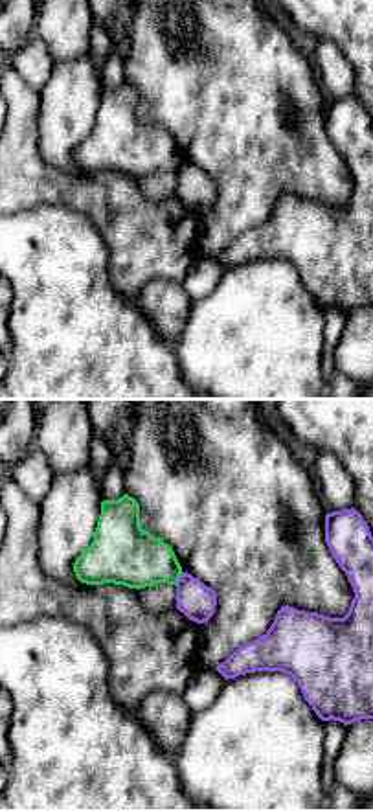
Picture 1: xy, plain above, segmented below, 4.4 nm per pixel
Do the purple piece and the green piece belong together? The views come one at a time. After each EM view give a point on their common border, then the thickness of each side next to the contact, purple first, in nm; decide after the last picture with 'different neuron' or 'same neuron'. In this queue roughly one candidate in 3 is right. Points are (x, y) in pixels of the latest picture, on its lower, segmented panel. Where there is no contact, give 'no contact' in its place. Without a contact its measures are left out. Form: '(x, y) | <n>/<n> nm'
(179, 580) | 160/260 nm

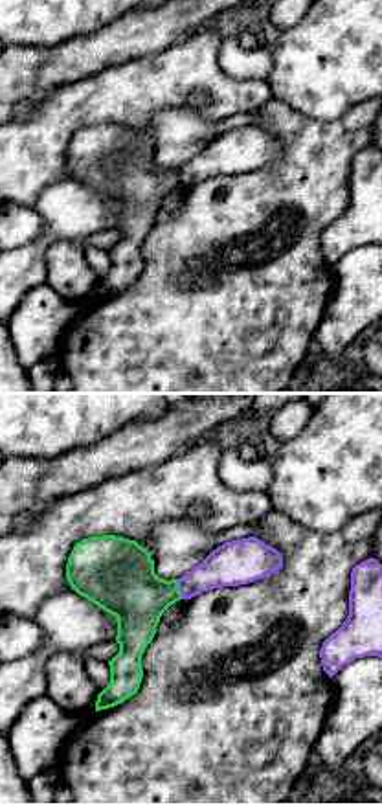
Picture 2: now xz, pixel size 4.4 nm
(179, 587) | 190/300 nm

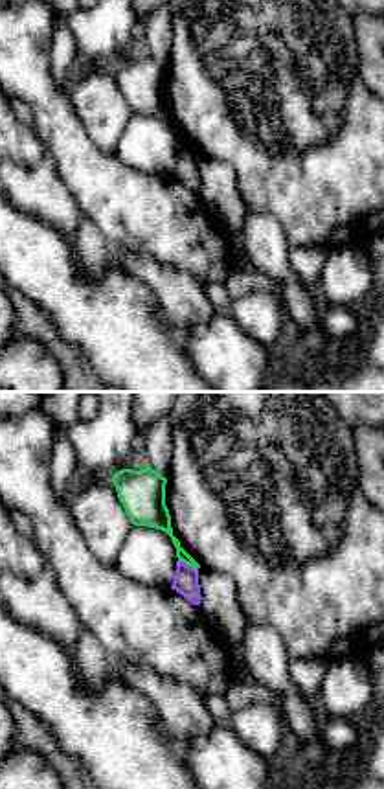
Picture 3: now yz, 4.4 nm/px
(188, 565) | 110/100 nm

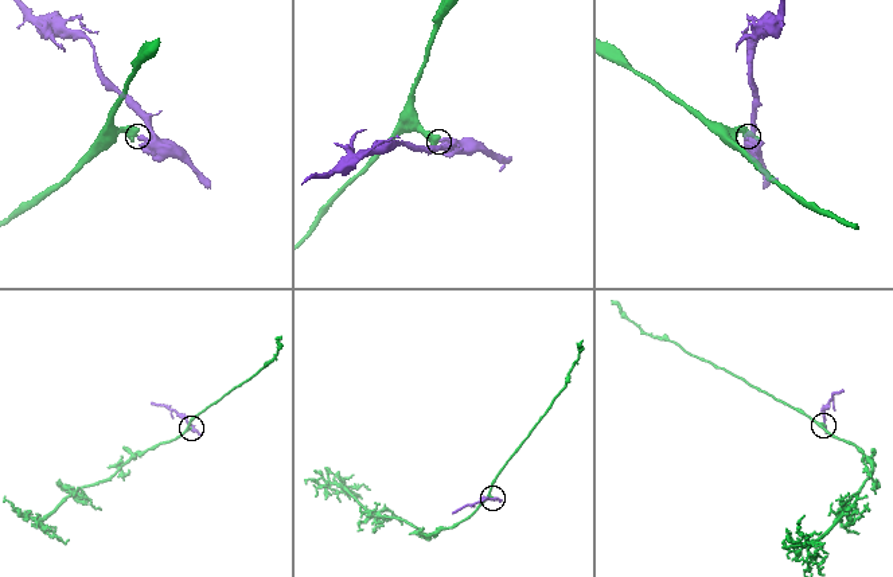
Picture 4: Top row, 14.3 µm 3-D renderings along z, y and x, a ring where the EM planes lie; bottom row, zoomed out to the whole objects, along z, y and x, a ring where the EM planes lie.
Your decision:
different neuron

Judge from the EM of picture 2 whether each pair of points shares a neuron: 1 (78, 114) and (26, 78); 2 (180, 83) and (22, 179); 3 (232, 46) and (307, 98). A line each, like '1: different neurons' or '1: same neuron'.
1: different neurons
2: same neuron
3: different neurons

